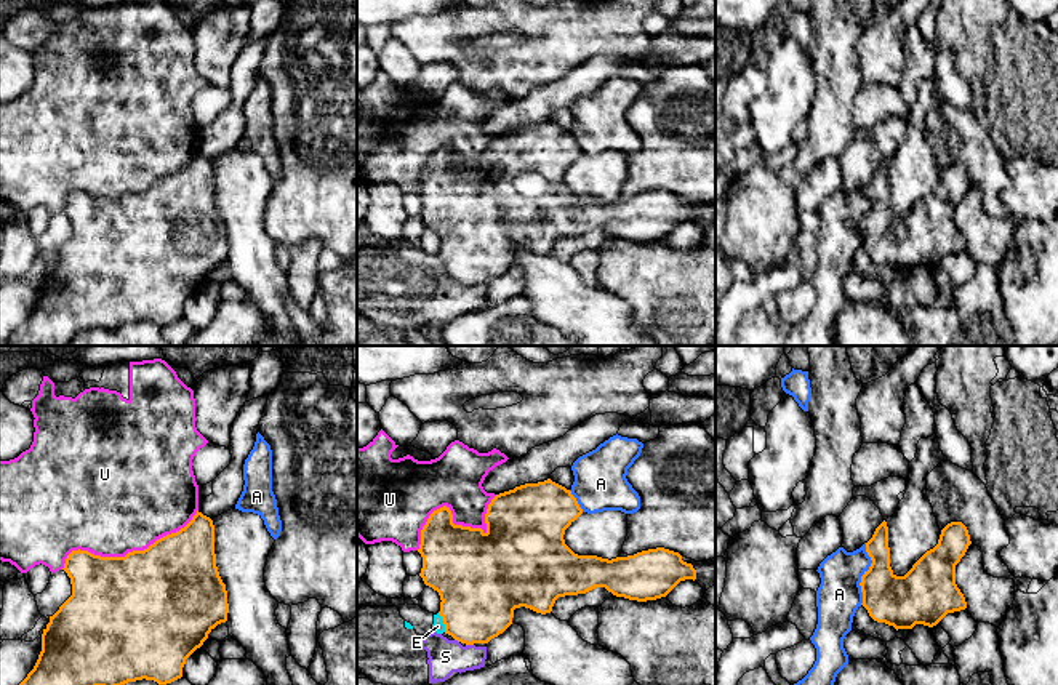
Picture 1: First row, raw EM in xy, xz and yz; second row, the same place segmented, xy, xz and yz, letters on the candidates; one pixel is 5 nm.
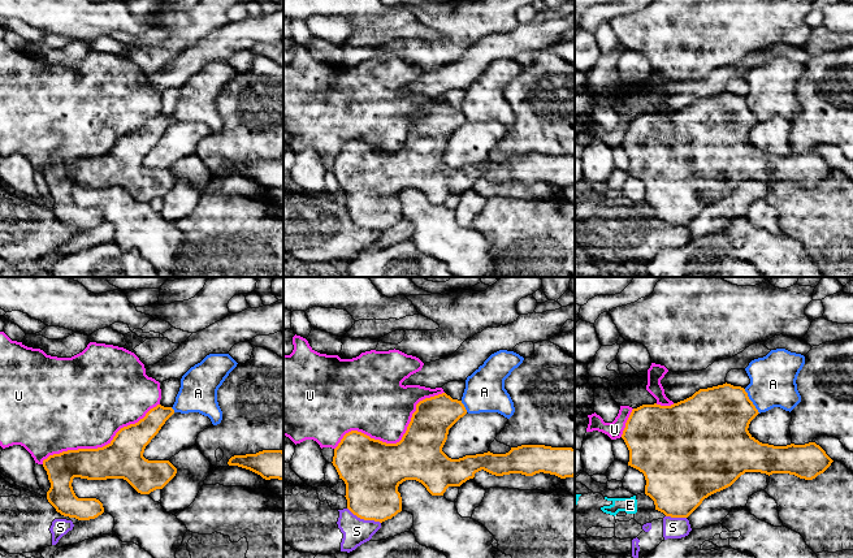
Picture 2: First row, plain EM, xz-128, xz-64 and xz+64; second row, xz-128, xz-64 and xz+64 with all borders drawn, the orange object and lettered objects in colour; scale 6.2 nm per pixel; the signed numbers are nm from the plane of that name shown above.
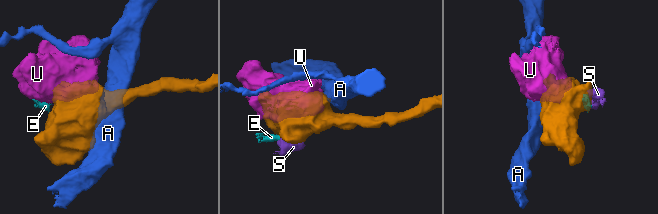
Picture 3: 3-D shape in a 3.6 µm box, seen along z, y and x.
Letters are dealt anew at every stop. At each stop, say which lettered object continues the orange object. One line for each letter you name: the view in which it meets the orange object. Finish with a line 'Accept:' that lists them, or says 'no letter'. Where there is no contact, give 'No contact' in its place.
Accept: no letter

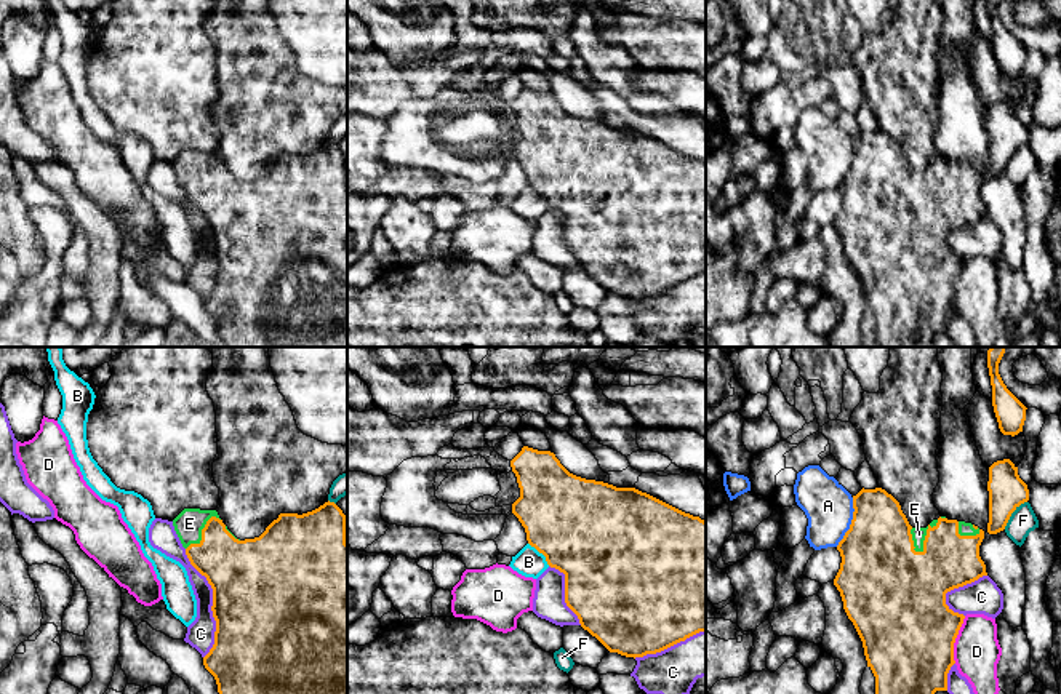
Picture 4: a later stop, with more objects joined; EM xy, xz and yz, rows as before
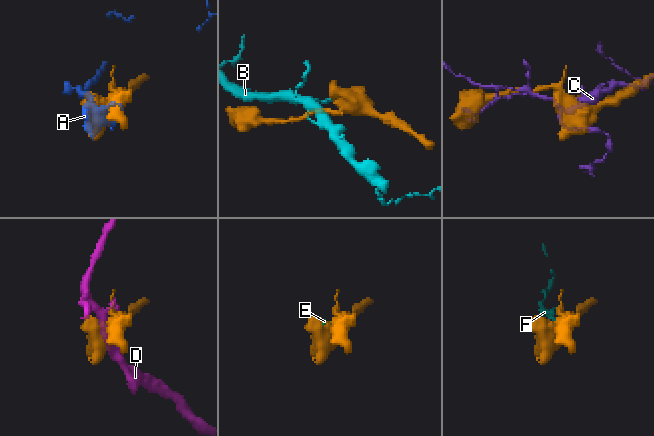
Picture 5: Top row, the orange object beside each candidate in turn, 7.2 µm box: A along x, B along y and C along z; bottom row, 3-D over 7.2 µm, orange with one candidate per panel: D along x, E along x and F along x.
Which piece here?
E: Touches orange in yz
Accept: E

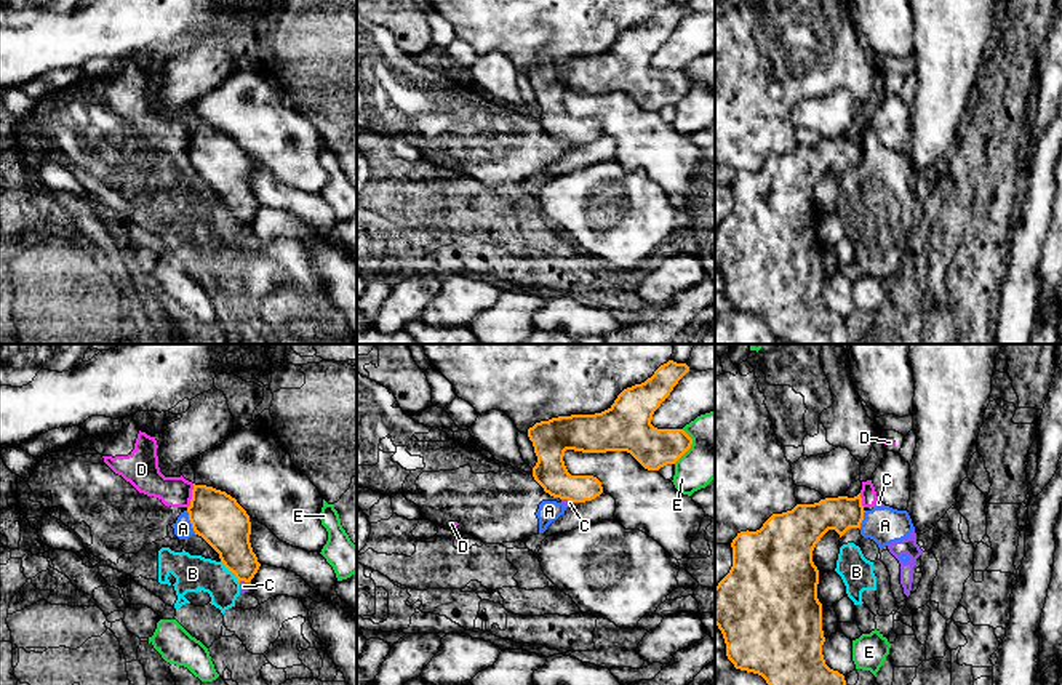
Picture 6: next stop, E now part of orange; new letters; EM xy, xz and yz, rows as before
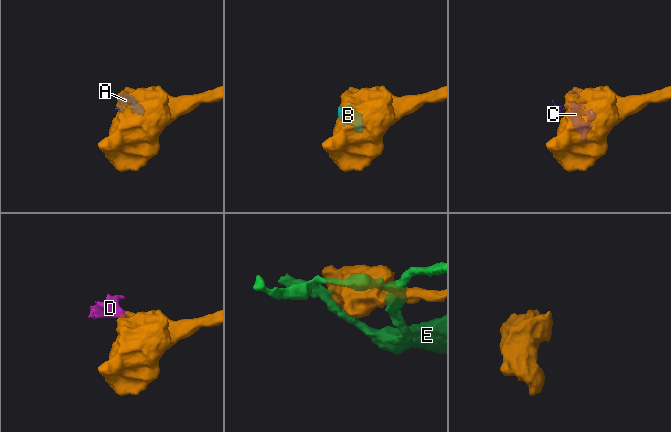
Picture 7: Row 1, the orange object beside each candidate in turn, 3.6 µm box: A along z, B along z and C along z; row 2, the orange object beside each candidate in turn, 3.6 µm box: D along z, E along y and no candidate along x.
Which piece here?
Accept: no letter

